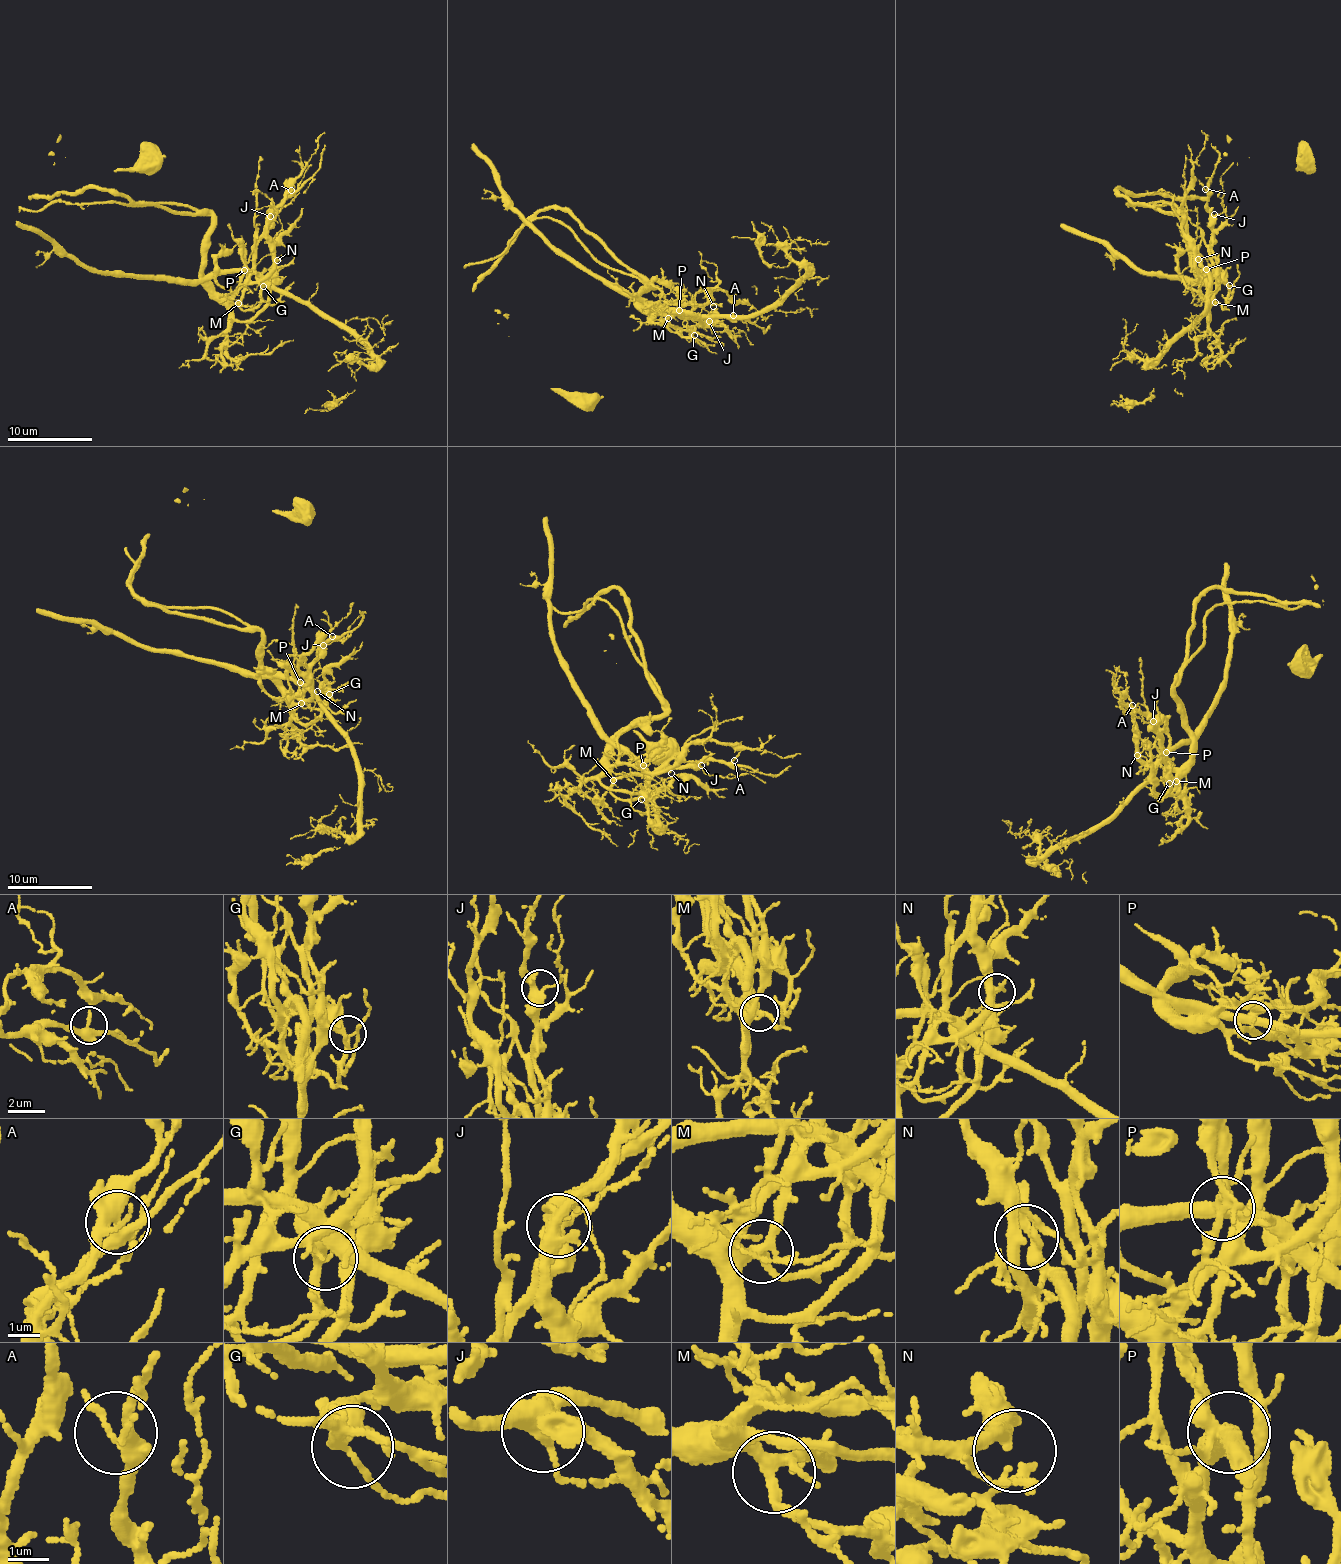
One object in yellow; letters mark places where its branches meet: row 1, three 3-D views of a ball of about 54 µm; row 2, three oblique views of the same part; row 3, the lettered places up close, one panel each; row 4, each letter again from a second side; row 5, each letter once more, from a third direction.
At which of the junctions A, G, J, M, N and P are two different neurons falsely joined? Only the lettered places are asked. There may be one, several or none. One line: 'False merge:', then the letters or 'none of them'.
False merge: P

